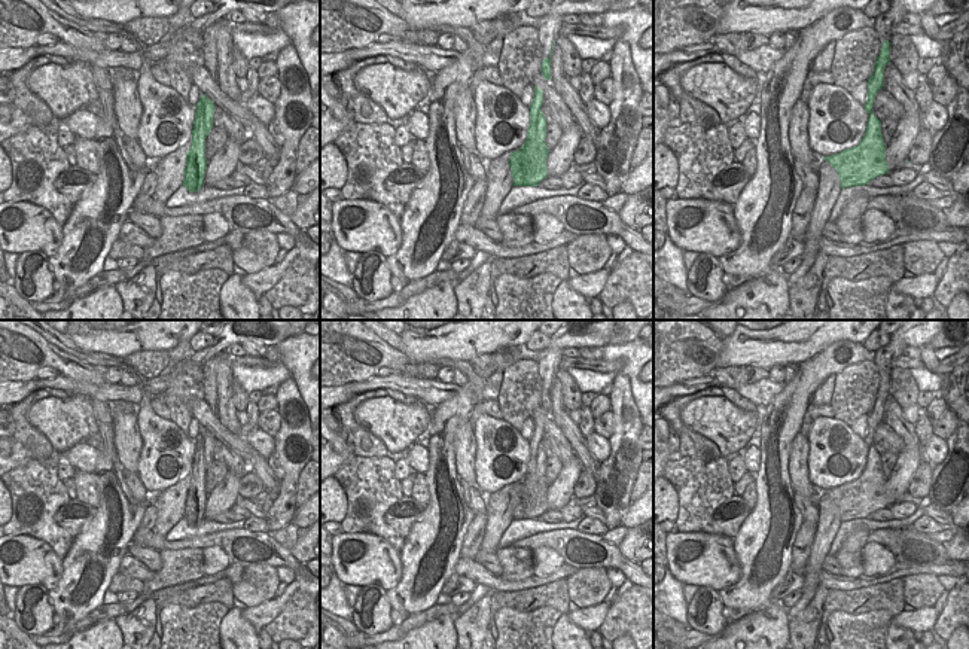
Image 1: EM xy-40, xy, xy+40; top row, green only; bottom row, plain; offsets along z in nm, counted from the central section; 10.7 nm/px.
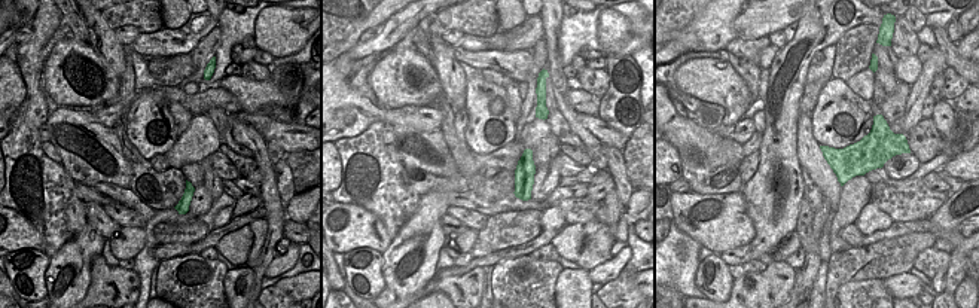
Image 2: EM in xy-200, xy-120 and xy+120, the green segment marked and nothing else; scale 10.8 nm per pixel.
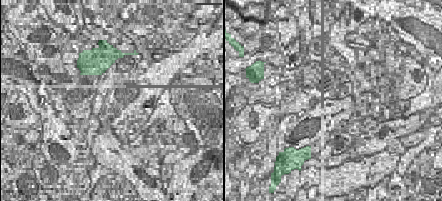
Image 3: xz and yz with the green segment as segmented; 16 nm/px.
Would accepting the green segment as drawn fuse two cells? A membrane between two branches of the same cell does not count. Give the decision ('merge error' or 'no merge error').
merge error

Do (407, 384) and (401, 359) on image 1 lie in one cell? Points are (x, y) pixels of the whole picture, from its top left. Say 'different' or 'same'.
different

